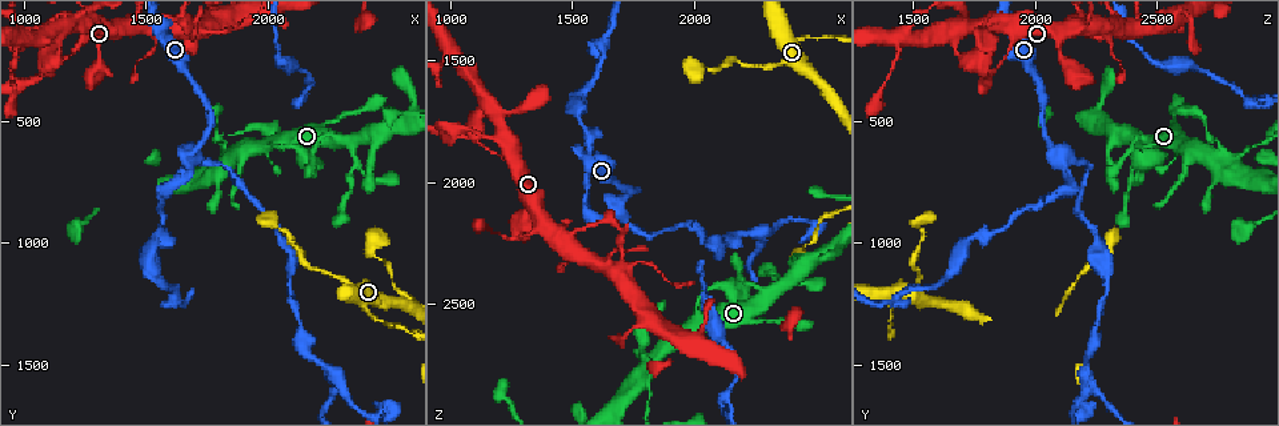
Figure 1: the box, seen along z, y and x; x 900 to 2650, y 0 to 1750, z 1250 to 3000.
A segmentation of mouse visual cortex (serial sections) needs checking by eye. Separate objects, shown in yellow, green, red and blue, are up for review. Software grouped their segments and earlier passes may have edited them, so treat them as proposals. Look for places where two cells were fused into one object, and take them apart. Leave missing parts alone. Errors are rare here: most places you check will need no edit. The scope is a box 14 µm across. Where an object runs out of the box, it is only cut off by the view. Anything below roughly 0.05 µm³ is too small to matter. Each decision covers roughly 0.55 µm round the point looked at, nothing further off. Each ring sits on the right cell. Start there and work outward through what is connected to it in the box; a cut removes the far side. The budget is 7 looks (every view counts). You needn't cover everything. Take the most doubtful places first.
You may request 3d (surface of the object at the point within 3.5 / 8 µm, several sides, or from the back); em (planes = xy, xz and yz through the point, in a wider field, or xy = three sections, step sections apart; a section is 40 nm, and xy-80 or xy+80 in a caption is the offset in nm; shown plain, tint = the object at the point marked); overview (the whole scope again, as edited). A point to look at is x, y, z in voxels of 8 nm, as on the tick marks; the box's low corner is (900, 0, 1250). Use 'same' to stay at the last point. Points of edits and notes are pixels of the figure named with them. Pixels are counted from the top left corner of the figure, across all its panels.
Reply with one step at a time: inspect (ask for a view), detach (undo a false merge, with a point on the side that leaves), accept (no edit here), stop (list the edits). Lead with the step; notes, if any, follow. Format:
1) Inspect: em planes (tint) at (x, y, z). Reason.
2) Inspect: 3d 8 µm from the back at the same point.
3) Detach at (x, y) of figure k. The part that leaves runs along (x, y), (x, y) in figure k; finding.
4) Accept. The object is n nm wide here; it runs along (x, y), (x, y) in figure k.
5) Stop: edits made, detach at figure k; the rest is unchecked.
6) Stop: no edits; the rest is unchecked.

Inspect: 3d 3.5 µm at (1690, 640, 2120).

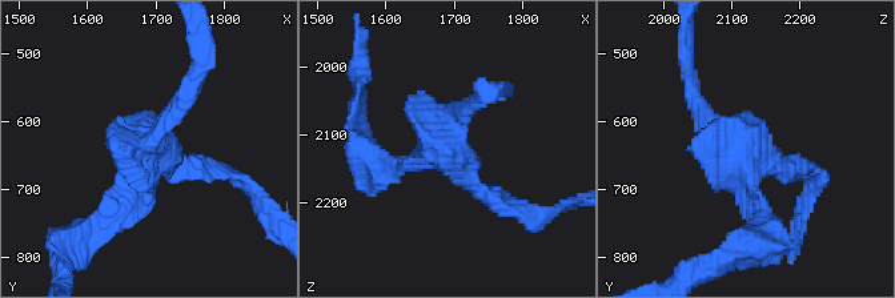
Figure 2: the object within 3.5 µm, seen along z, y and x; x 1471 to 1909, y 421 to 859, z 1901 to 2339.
Inspect: em xy step 3 (tint) at (1690, 625, 2105).

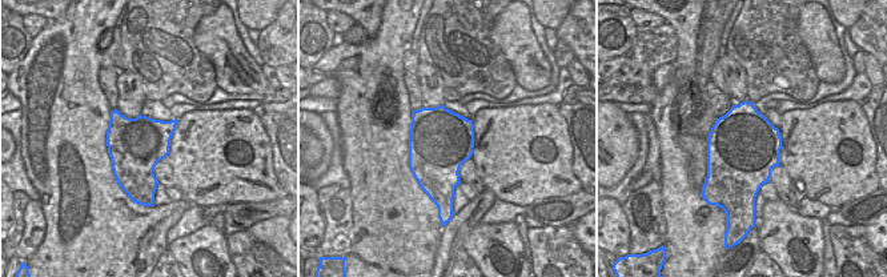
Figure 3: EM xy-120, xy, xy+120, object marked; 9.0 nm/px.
Accept. It runs along (693, 87), (723, 140), (798, 168) in figure 2; all the same cell.

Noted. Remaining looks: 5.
Inspect: 3d 8 µm at (2000, 890, 1540). Sharp bend.

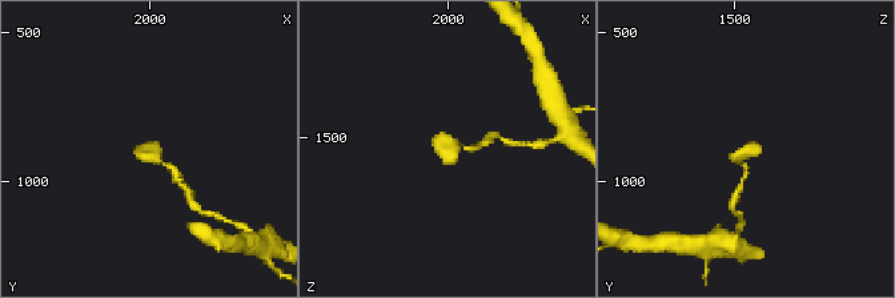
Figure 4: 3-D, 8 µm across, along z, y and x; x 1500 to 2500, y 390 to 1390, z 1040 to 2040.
Inspect: 3d 3.5 µm at (2000, 900, 1540).

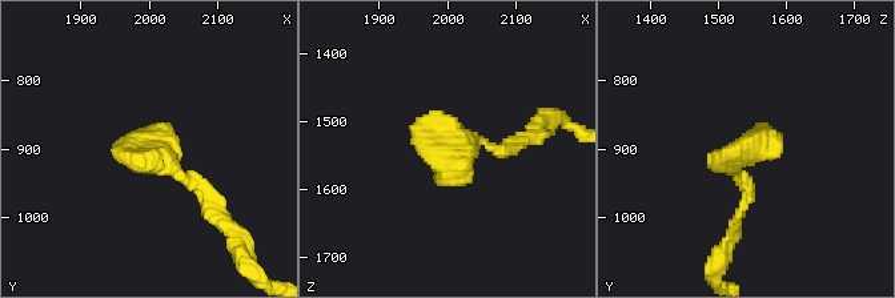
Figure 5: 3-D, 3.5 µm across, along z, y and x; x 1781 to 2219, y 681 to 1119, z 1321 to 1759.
Inspect: em xy step 3 (tint) at (2005, 895, 1550).

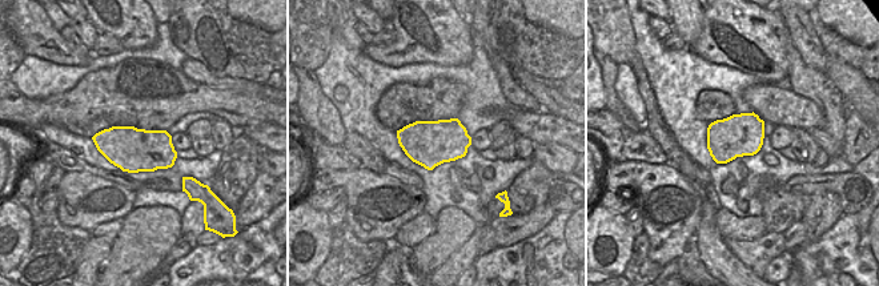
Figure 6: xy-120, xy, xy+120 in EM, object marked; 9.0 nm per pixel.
Accept. It runs along (215, 204), (157, 150), (137, 158) in figure 5; one cell here.

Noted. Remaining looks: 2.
Stop: no edits; the rest is unchecked.

